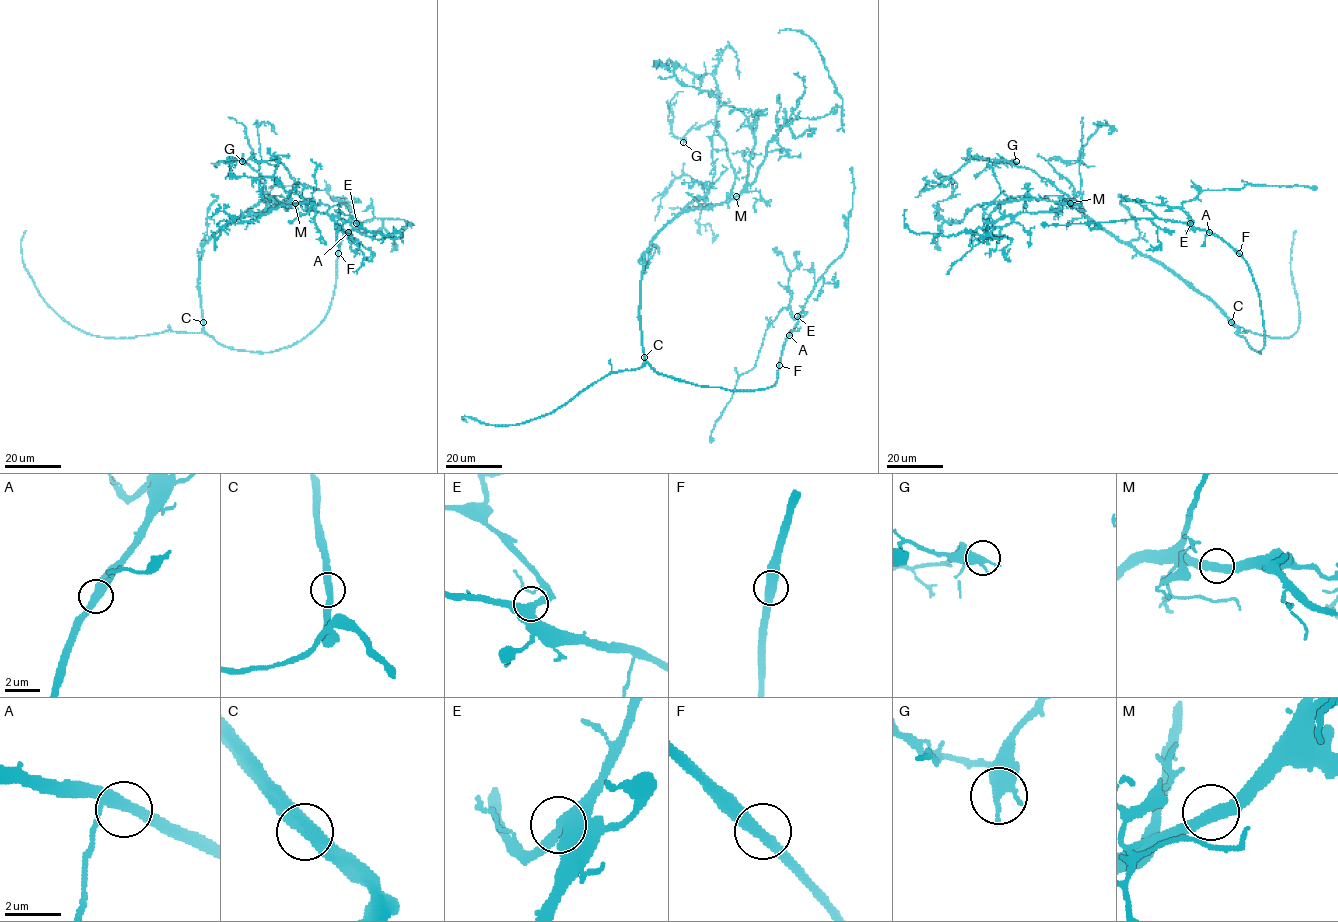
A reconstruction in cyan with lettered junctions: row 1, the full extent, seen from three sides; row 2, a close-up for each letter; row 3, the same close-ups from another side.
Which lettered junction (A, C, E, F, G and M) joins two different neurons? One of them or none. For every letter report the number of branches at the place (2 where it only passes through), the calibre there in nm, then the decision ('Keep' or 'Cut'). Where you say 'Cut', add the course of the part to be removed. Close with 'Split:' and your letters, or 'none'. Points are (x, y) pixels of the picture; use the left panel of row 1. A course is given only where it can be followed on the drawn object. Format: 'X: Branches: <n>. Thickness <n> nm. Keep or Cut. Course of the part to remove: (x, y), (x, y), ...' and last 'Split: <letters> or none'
A: Branches: 2. Thickness 400 nm. Keep
C: Branches: 2. Thickness 440 nm. Keep
E: Branches: 2. Thickness 440 nm. Keep
F: Branches: 2. Thickness 460 nm. Keep
G: Branches: 2. Thickness 440 nm. Keep
M: Branches: 2. Thickness 440 nm. Keep
Split: none

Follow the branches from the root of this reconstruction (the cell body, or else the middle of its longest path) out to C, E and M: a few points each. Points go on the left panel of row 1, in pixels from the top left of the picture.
C: (200, 301), (203, 322)
E: (200, 301), (204, 332), (226, 346), (272, 352), (298, 343), (328, 311), (341, 240), (356, 223)
M: (200, 301), (199, 258), (202, 248), (208, 241), (242, 216), (267, 211), (283, 202), (295, 203)

